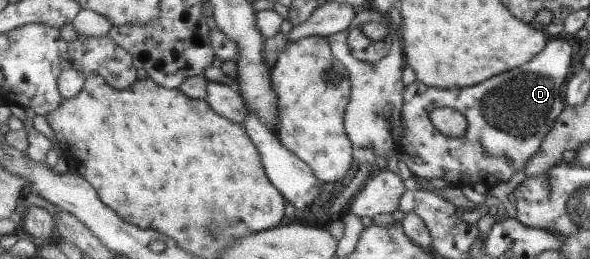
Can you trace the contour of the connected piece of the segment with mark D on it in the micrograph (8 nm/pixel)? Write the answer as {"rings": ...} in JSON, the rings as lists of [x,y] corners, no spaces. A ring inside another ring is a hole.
{"rings":[[[565,40],[548,41],[541,52],[521,67],[505,71],[501,75],[493,75],[491,79],[473,87],[443,89],[415,80],[404,86],[402,92],[401,136],[396,152],[401,153],[403,163],[412,175],[419,178],[444,179],[457,188],[483,183],[488,190],[496,184],[506,183],[517,171],[524,169],[527,160],[539,150],[541,141],[553,127],[557,116],[565,110],[561,87],[566,83],[571,61],[573,52]],[[437,107],[455,109],[467,118],[467,131],[463,139],[449,138],[434,126],[430,115]]]}

